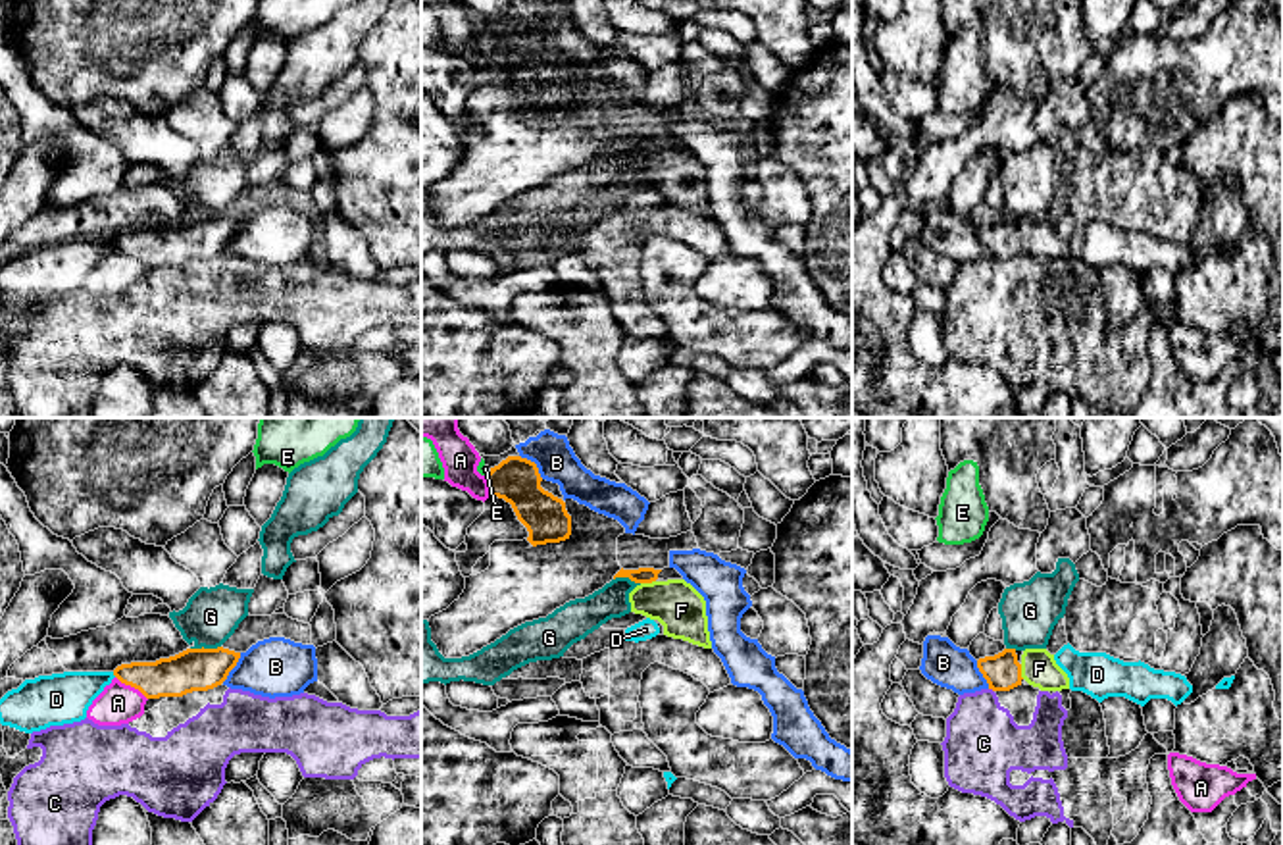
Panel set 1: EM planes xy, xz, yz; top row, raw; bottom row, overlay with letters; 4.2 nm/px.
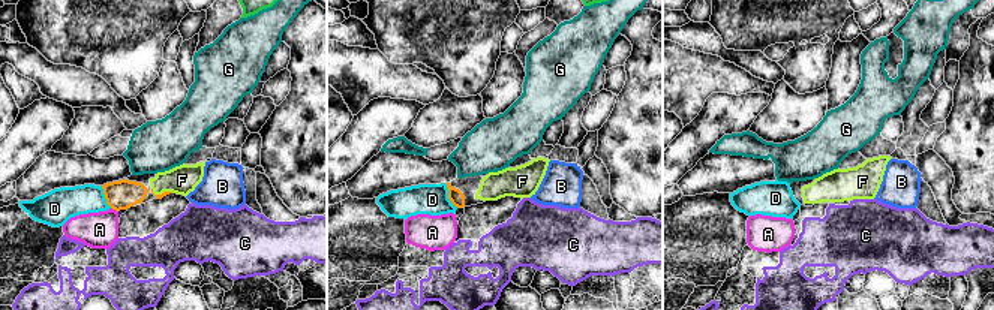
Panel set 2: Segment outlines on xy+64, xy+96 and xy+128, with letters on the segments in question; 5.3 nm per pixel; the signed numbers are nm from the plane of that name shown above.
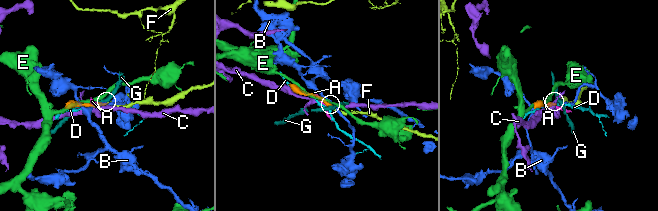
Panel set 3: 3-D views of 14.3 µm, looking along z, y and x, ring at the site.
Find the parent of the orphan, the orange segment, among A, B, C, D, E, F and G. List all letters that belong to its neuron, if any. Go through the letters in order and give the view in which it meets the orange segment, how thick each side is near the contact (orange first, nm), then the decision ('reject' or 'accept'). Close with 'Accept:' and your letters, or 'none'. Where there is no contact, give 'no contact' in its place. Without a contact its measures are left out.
A: xy | 170/170 nm | reject
B: xz | 200/170 nm | reject
C: yz | 160/320 nm | reject
D: xy | 170/220 nm | reject
E: xz | 200/50 nm | reject
F: xz | 60/200 nm | accept
G: xy | 180/220 nm | reject
Accept: F

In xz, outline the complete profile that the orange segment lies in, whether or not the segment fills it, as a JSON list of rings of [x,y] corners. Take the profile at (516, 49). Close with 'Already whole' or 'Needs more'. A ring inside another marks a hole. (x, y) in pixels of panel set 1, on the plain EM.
[[[508,25],[491,37],[487,50],[489,64],[512,73],[533,115],[569,108],[571,85],[566,71],[541,56],[542,46],[535,31]]]. Already whole

